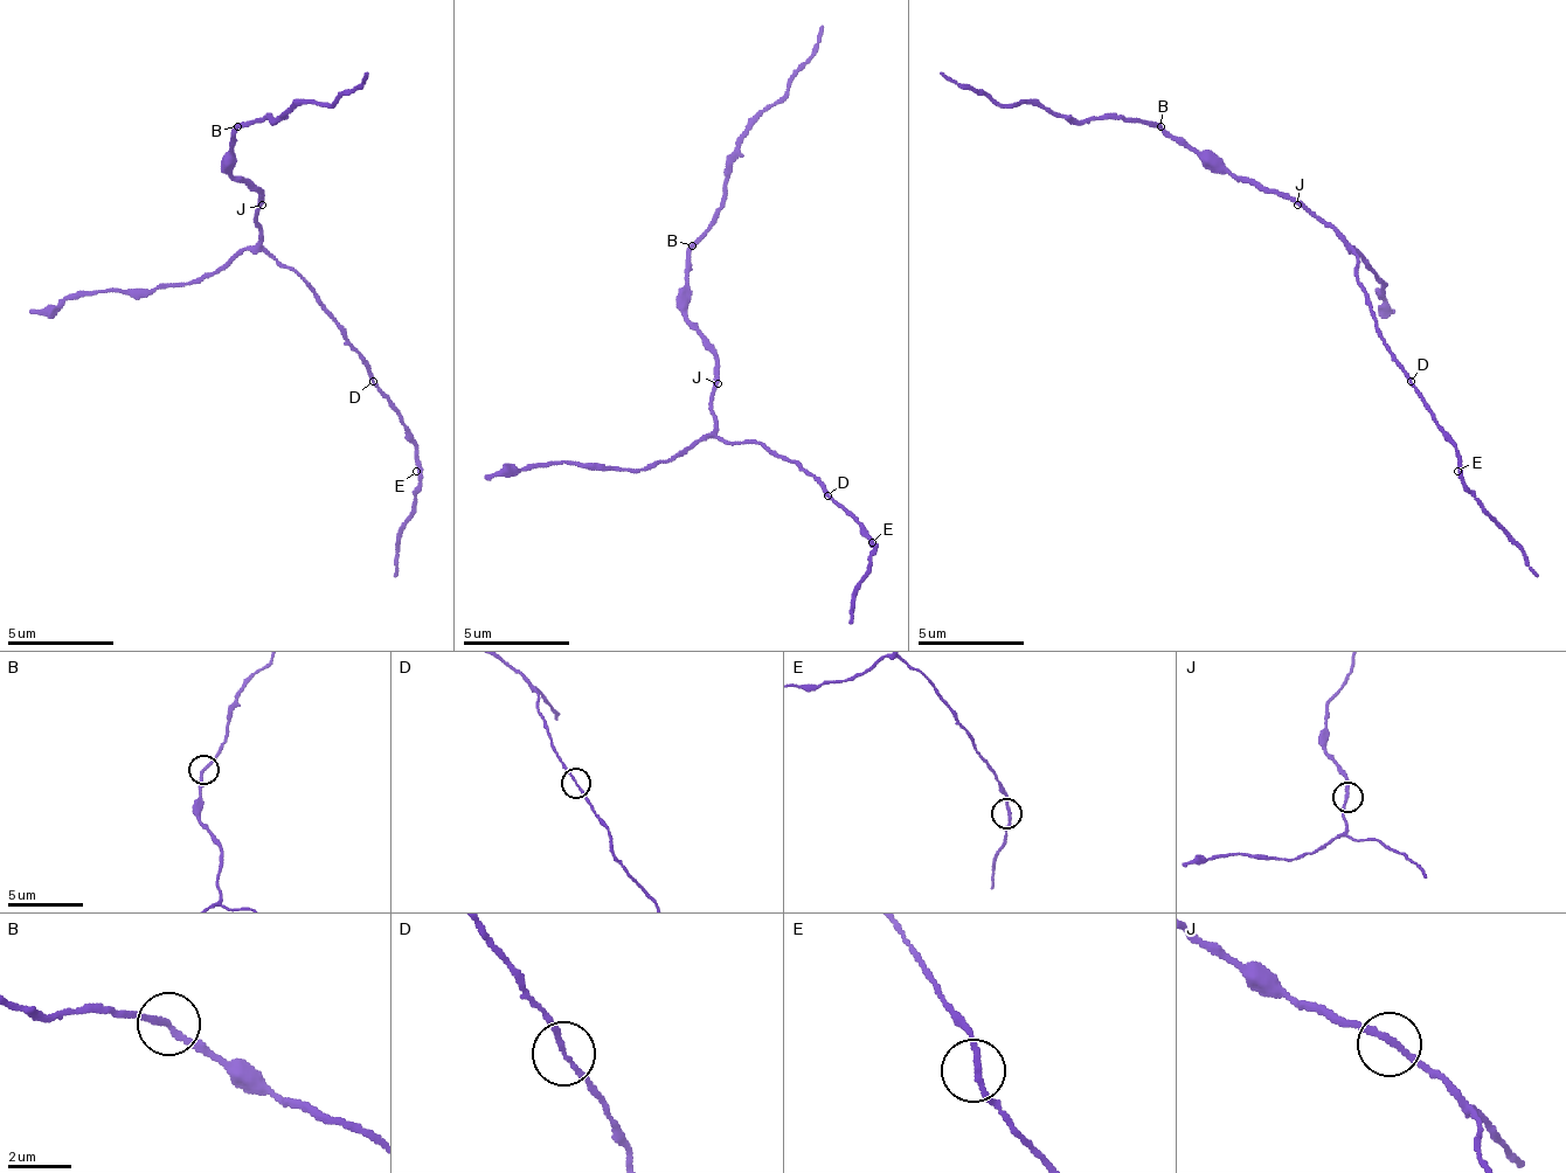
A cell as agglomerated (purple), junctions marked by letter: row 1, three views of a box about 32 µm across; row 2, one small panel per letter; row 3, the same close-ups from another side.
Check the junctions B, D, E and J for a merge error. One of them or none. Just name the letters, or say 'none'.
B

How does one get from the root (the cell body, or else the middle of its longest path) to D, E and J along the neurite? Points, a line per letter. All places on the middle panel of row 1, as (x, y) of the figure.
D: (712, 409), (712, 425), (728, 442), (760, 442), (776, 457), (797, 463), (829, 494)
E: (712, 409), (712, 425), (728, 442), (760, 442), (776, 457), (797, 463), (861, 526), (861, 532), (872, 542)
J: (712, 409), (712, 388), (718, 383)

